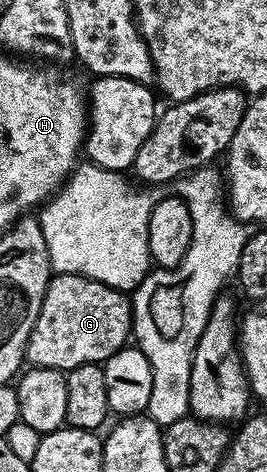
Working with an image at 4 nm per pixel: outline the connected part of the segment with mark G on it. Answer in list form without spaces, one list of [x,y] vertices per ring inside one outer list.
[[[59,273],[49,278],[49,286],[43,295],[43,307],[39,311],[39,319],[35,319],[35,327],[31,331],[31,339],[25,348],[25,361],[30,366],[43,369],[59,369],[68,371],[80,365],[103,363],[115,351],[126,348],[133,327],[133,306],[128,296],[124,297],[121,289],[113,289],[110,285],[99,283],[79,273]]]

